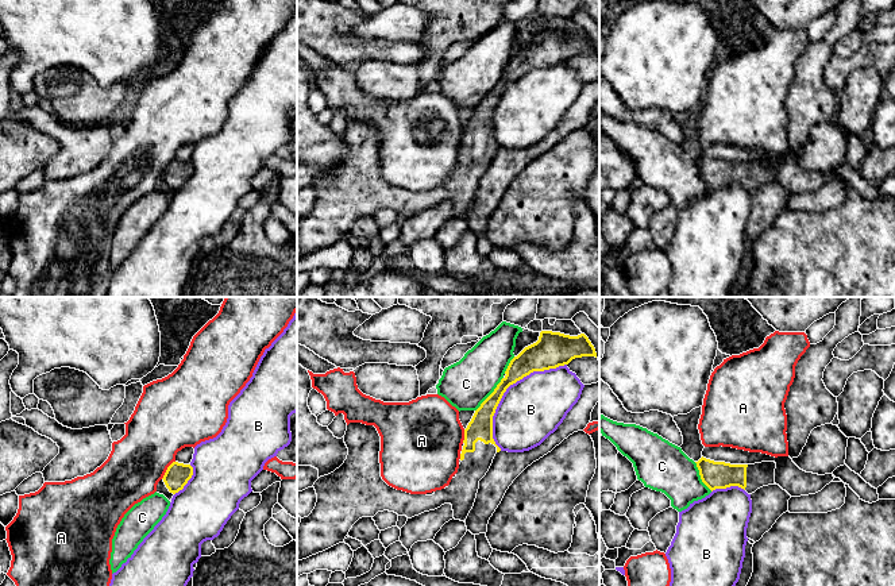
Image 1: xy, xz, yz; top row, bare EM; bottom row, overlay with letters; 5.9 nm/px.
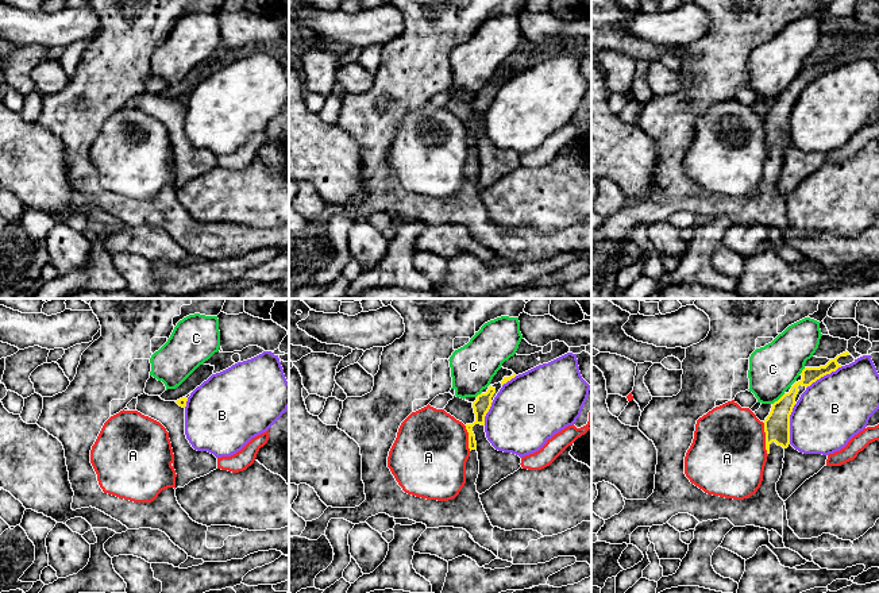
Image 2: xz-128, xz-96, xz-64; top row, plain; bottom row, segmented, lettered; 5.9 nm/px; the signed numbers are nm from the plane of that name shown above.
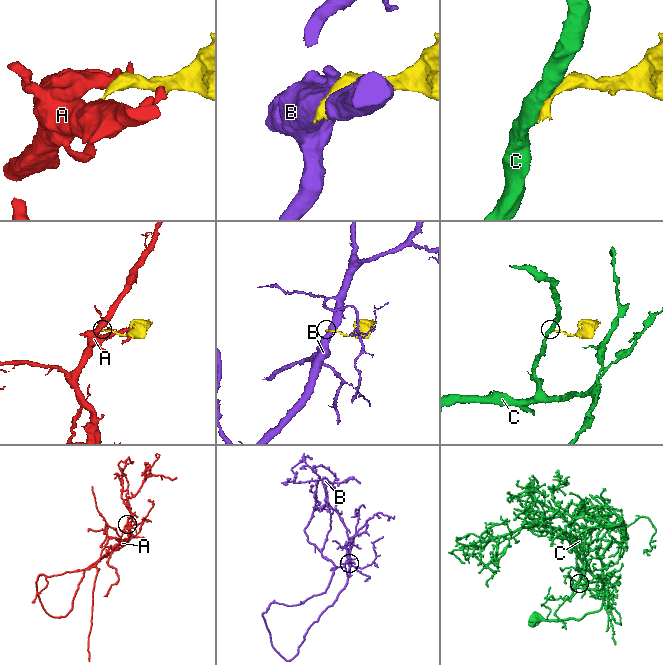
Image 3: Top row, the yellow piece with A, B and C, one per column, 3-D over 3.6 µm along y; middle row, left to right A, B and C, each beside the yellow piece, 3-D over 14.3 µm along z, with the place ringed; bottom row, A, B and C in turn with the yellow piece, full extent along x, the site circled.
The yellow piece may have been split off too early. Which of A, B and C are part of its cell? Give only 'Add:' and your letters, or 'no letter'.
Add: no letter

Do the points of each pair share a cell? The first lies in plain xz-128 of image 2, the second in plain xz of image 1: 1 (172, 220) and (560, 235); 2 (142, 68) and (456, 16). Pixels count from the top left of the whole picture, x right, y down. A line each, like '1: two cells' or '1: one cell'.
1: two cells
2: one cell

